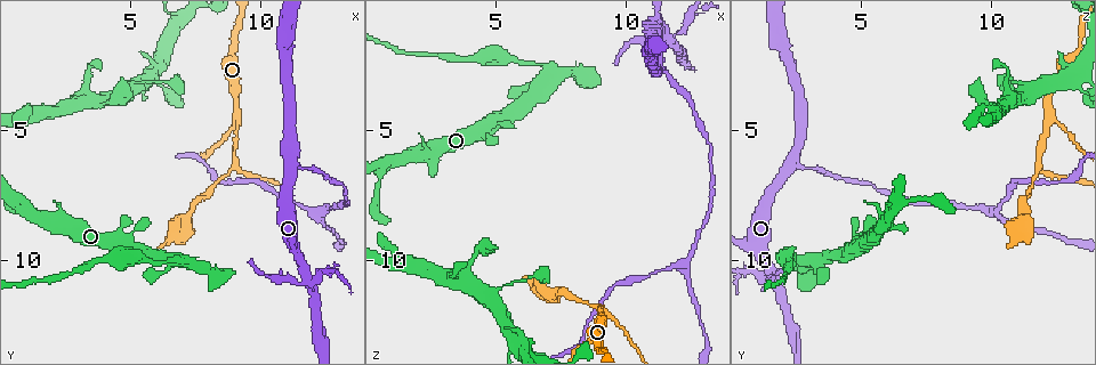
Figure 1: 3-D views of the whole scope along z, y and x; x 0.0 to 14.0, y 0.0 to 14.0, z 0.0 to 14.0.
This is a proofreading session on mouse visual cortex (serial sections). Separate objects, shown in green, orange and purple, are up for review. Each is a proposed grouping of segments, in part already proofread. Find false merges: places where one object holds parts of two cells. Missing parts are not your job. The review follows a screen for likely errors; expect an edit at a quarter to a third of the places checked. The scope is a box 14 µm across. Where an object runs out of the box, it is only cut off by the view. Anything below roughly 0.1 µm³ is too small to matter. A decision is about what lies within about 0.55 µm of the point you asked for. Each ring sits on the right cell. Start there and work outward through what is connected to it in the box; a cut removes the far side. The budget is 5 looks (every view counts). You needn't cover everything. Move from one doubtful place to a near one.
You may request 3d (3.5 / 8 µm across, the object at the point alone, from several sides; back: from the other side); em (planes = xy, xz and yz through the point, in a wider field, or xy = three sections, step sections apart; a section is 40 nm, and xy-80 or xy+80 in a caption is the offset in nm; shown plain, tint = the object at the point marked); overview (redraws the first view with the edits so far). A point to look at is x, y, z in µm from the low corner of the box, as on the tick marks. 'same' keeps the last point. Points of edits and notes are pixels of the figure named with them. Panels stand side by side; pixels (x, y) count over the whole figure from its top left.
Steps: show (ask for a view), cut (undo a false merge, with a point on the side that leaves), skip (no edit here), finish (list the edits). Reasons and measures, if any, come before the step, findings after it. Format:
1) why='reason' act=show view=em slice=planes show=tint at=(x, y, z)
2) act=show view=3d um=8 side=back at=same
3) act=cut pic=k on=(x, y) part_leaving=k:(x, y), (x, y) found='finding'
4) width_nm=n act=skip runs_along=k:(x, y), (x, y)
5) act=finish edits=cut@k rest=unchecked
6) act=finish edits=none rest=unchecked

why='looks like a crossing' act=show view=3d um=3.5 at=(7.0, 10.0, 2.7)

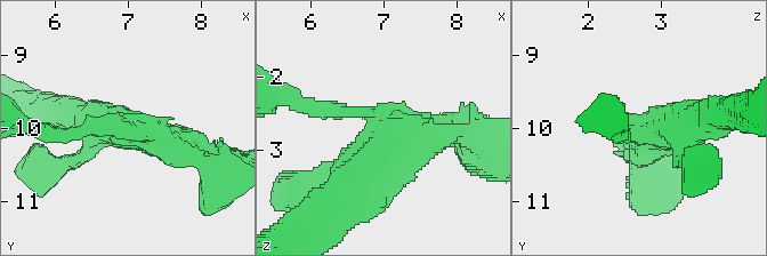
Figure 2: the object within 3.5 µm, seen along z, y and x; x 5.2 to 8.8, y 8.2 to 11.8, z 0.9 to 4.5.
arms=4 arm_widths_nm=200,200,450,450 act=show view=em slice=xy step=1 show=tint at=(6.95, 10.05, 2.70)

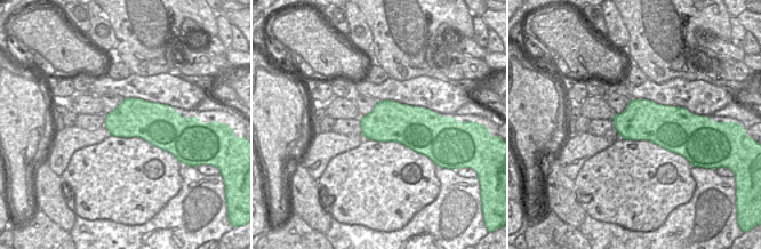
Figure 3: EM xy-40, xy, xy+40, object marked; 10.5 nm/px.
act=cut pic=2 on=(304, 109) part_leaving=2:(98, 128), (70, 135), (32, 128) found='a second cell is stuck on'

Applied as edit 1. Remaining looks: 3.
why='redraw' act=show view=overview

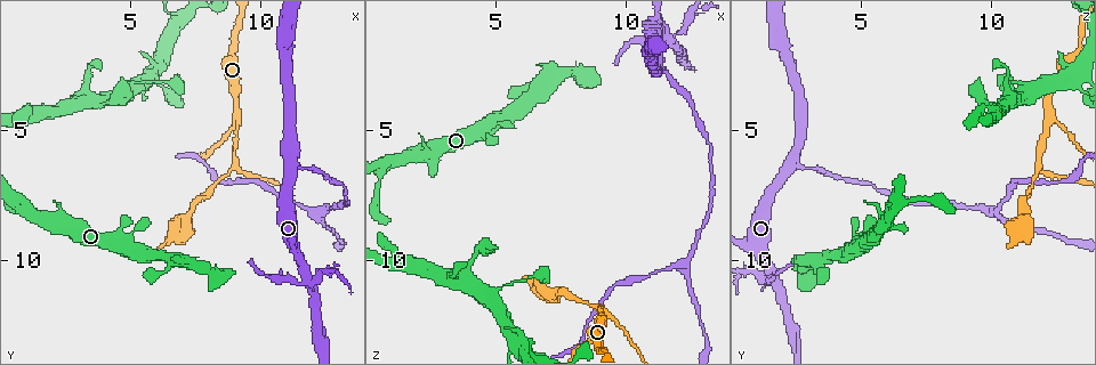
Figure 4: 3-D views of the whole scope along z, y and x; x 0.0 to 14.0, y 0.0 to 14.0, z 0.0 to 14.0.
act=show view=3d um=8 at=(11.9, 10.7, 1.7)

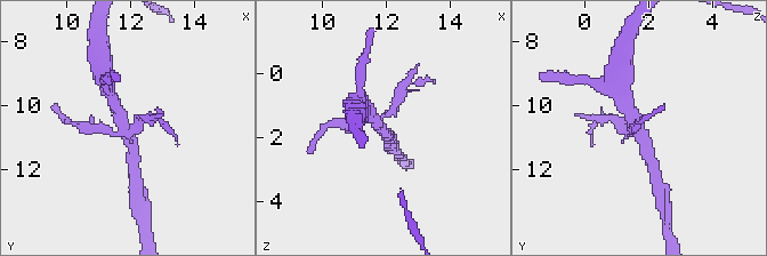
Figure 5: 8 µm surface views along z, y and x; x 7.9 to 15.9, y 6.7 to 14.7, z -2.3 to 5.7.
act=show view=em slice=xy step=3 show=tint at=(11.8, 10.7, 1.7)

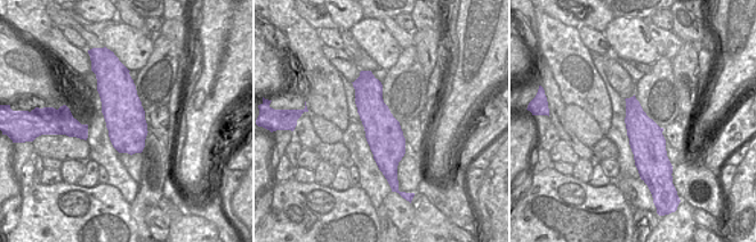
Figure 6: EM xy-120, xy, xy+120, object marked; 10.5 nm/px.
act=cut pic=5 on=(98, 128) part_leaving=5:(119, 133), (112, 135), (73, 124) found='a second cell is stuck on'

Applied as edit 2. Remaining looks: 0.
act=finish edits=cut@2,cut@5 rest=unchecked

